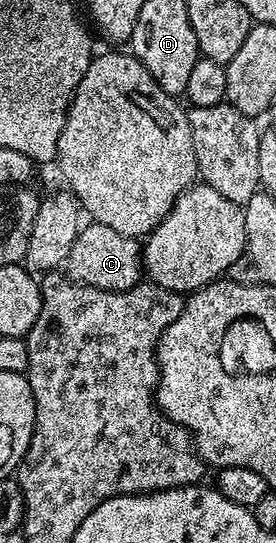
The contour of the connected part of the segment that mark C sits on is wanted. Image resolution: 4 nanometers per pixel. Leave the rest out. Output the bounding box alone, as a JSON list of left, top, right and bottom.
[65,221,145,290]

